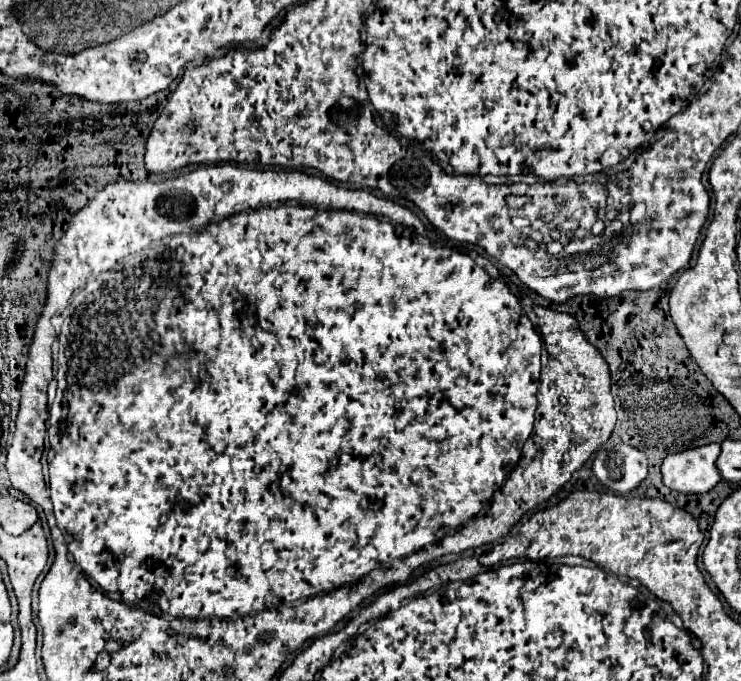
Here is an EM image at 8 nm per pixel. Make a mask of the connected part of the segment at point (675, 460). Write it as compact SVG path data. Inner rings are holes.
M705 444L669 454L661 466L665 486L683 494L709 492L721 480L715 466L717 456L719 444Z

